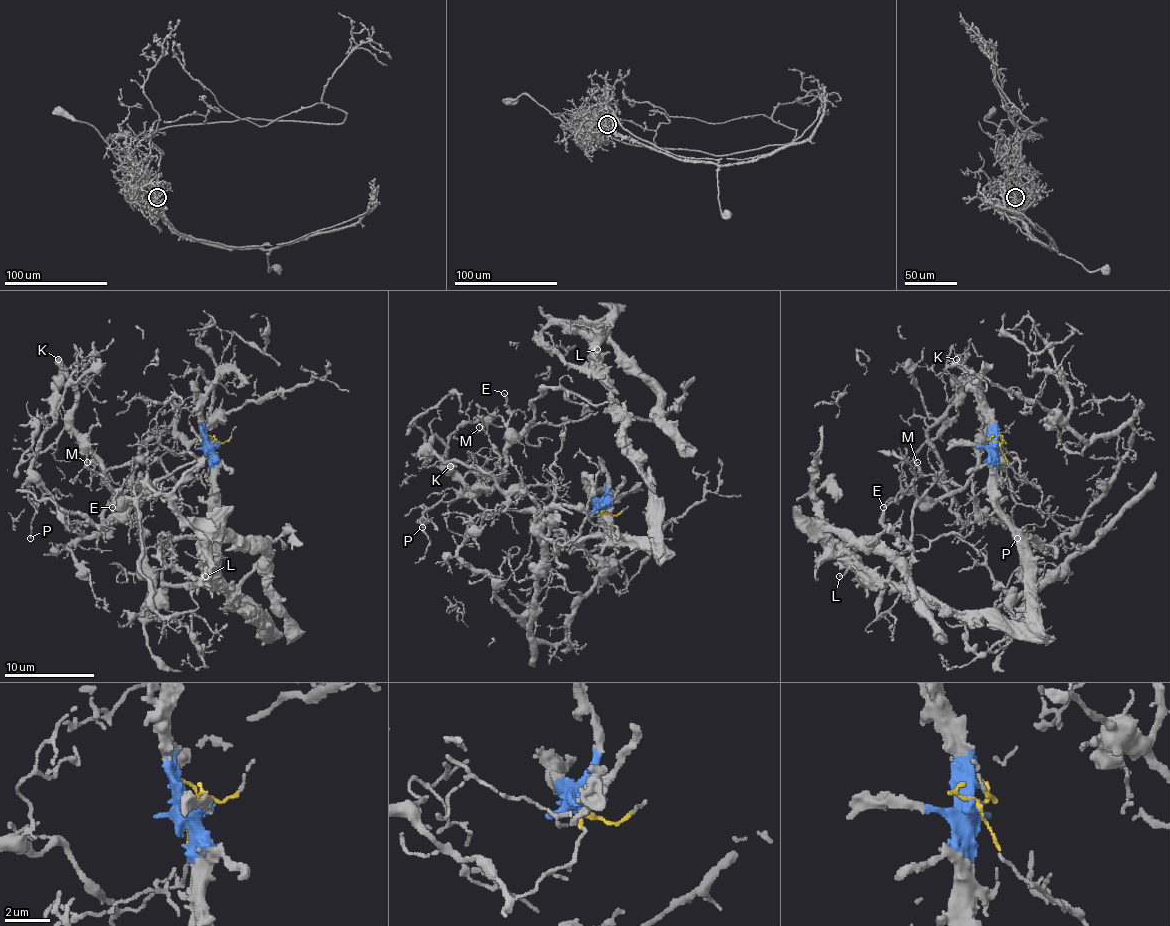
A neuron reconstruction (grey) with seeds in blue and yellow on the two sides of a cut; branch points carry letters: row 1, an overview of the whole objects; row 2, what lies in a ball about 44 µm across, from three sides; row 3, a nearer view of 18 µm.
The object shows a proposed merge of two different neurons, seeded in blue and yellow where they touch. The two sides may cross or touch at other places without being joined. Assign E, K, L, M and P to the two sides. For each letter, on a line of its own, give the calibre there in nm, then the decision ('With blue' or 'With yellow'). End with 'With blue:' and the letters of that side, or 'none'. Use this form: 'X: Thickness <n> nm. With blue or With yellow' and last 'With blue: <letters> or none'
E: Thickness 130 nm. With yellow
K: Thickness 550 nm. With yellow
L: Thickness 140 nm. With blue
M: Thickness 130 nm. With yellow
P: Thickness 100 nm. With yellow
With blue: L

